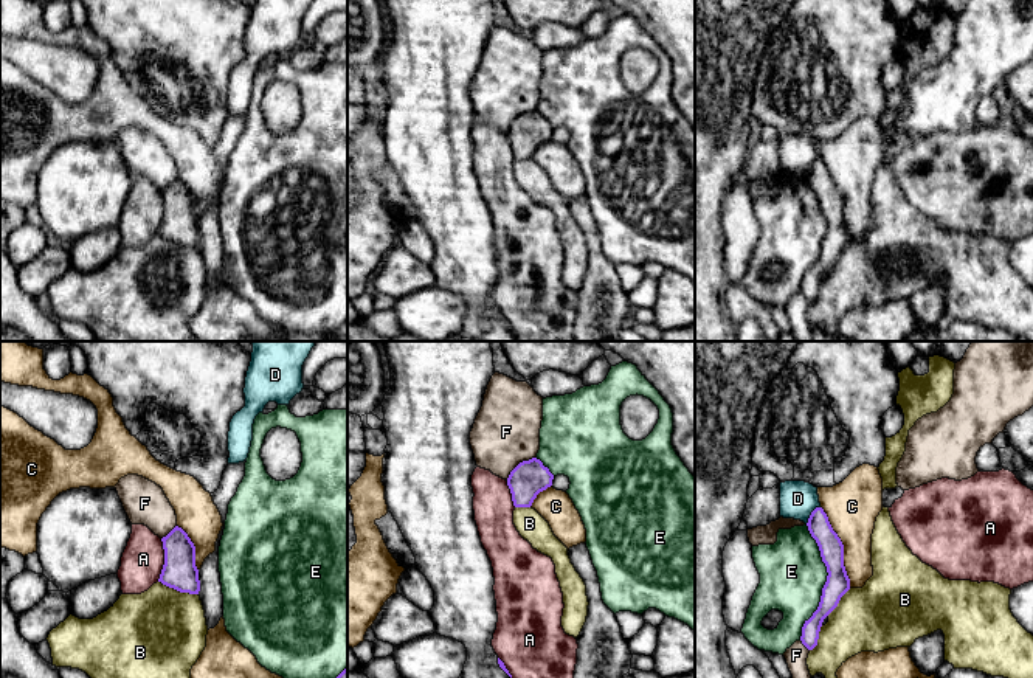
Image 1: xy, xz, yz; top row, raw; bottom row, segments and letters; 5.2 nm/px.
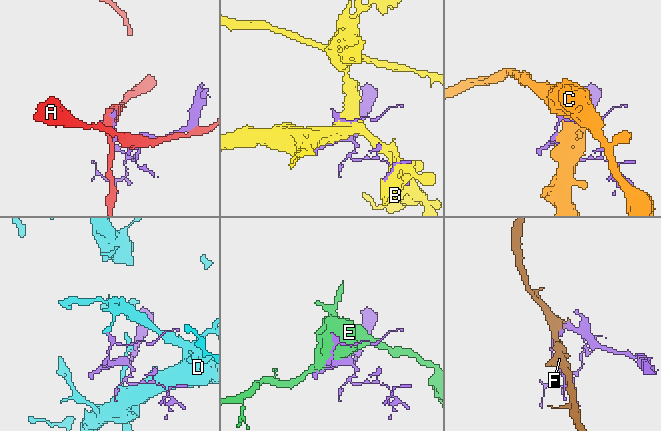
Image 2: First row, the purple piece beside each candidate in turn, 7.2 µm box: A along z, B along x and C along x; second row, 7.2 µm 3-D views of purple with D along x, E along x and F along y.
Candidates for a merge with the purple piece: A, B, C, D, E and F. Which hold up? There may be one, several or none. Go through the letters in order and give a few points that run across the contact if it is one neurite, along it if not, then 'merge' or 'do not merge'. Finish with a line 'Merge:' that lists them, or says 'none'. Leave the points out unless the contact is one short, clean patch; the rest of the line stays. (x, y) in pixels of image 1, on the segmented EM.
A: do not merge
B: do not merge
C: do not merge
D: do not merge
E: do not merge
F: do not merge
Merge: none

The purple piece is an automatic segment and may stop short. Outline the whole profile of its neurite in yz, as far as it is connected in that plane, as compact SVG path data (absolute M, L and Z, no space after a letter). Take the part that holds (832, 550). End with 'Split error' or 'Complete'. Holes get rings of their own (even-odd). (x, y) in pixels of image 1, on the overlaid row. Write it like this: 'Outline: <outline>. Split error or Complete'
Outline: M816 507L811 512L807 526L819 546L822 562L828 572L819 607L802 627L800 641L808 650L813 650L817 645L824 619L838 607L841 597L850 590L850 579L844 566L844 545L833 531L822 507Z. Complete

